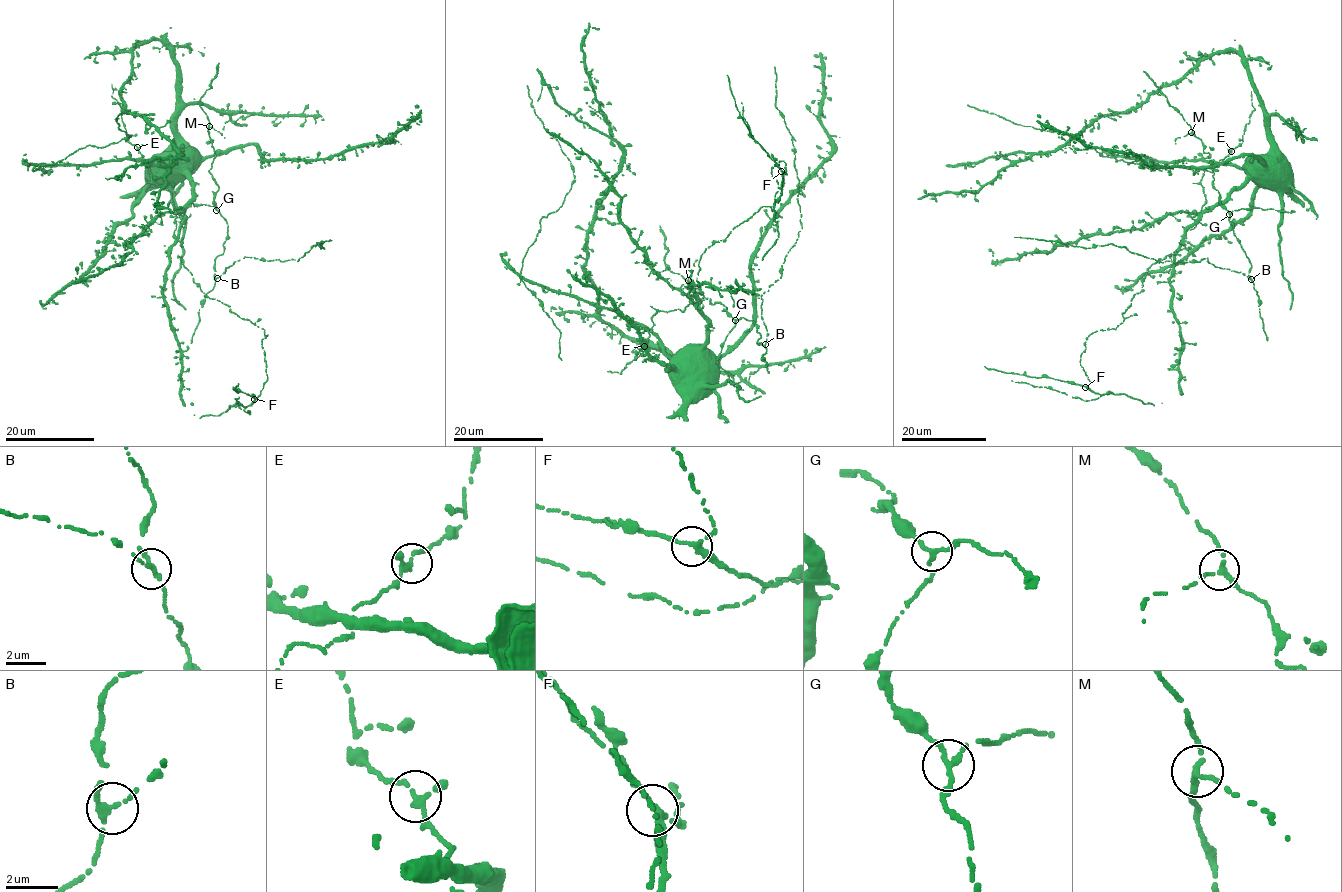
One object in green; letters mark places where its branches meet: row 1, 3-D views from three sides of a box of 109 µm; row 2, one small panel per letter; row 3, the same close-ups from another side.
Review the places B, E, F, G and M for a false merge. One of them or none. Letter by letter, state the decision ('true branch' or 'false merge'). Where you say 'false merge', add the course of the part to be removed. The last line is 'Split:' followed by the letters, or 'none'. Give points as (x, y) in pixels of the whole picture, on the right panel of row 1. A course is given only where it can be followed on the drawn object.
B: true branch
E: true branch
F: true branch
G: true branch
M: true branch
Split: none

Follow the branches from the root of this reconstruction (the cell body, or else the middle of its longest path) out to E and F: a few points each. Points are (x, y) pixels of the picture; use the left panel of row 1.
E: (180, 153), (157, 155), (151, 165), (137, 147)
F: (180, 153), (195, 195), (170, 254), (205, 295), (267, 335), (267, 380), (254, 399)

